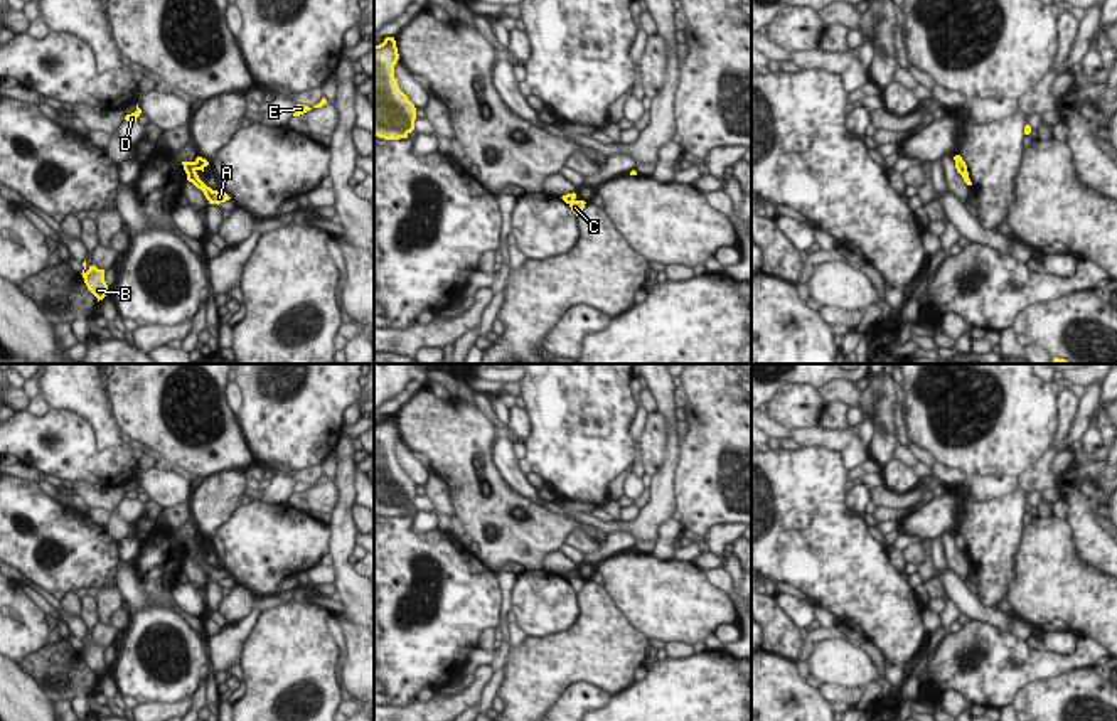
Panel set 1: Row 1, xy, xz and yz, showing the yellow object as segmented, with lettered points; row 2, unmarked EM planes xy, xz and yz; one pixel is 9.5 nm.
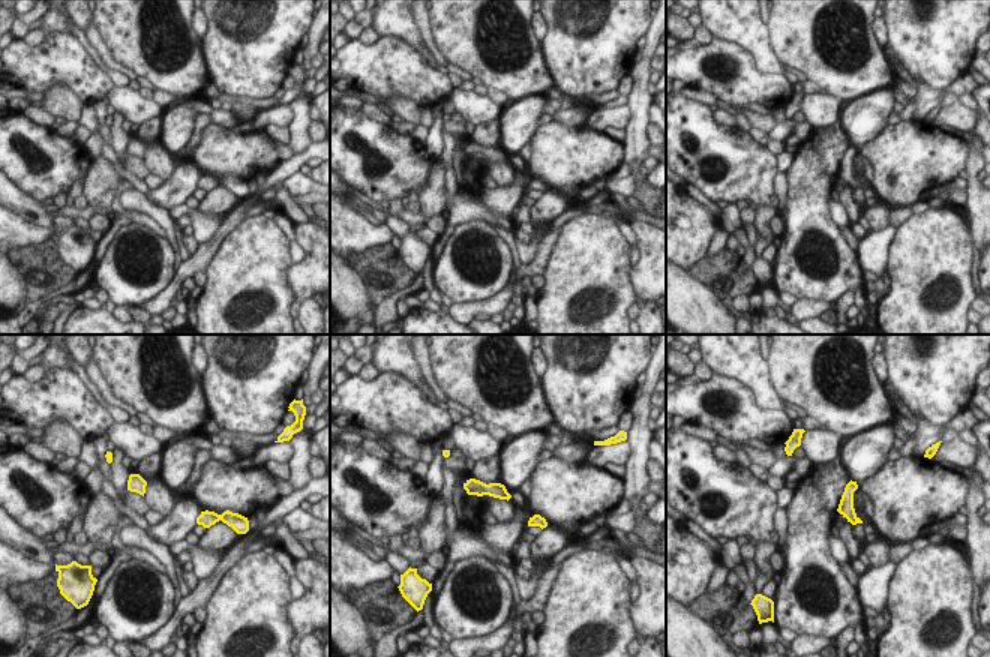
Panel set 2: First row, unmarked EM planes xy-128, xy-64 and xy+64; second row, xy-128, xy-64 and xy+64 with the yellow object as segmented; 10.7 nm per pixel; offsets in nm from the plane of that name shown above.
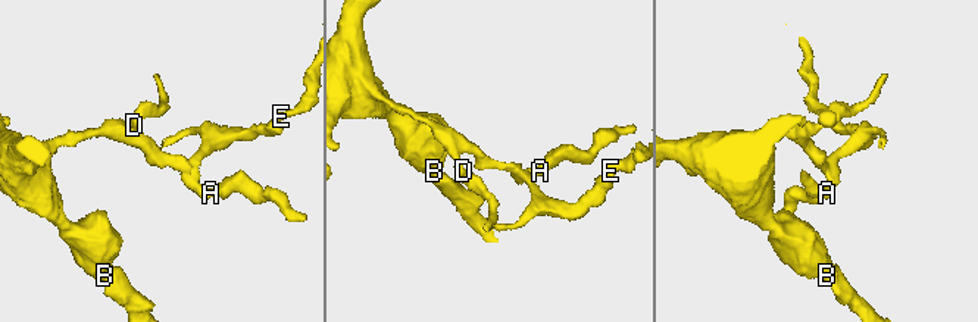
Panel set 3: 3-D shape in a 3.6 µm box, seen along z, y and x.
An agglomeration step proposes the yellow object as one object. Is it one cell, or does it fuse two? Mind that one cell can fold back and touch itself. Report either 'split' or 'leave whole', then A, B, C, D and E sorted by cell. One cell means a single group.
split; A C E / B D

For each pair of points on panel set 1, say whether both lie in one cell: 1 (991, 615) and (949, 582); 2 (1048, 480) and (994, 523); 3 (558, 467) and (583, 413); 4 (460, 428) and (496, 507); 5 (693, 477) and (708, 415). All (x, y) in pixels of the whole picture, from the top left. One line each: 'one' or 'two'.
1: one
2: one
3: one
4: one
5: one

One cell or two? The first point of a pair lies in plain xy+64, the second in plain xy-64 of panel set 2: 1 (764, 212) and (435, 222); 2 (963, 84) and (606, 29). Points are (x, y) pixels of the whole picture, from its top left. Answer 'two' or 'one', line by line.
1: two
2: two

